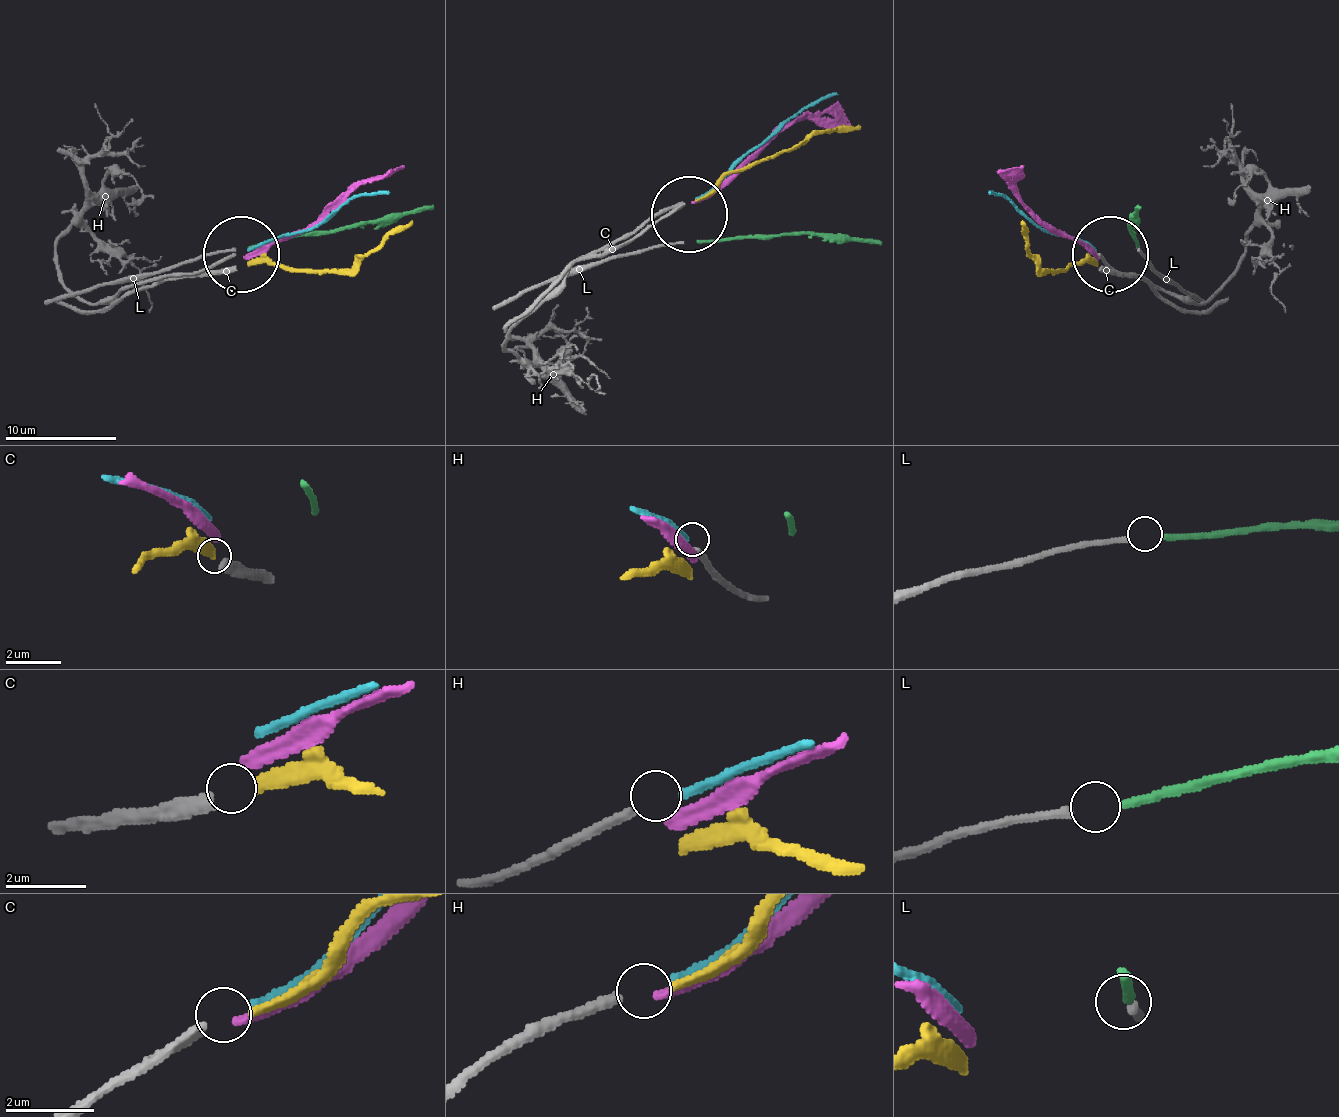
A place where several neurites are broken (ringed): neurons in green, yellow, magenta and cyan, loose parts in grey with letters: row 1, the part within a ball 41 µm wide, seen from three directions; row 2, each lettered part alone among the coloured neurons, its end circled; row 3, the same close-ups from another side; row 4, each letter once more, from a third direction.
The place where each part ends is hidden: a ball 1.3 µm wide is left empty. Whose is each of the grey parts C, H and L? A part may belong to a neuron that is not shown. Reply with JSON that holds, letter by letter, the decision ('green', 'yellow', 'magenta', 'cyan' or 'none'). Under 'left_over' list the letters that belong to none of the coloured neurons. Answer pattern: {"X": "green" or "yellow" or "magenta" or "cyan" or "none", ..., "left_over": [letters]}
{"C": "yellow", "H": "cyan", "L": "green", "left_over": []}

